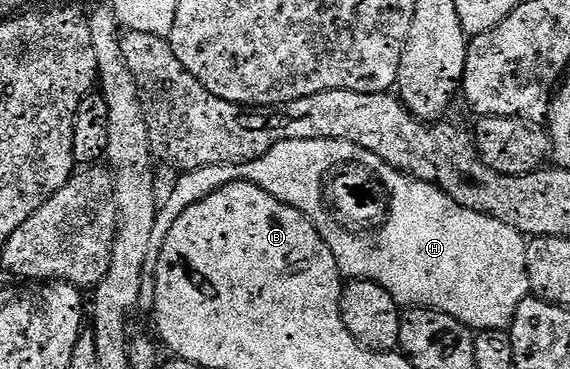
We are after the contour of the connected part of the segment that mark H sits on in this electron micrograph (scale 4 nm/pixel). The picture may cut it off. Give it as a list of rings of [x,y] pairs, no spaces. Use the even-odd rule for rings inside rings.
[[[294,139],[293,141],[280,141],[274,147],[270,147],[270,151],[266,151],[266,155],[262,155],[253,161],[247,161],[241,165],[219,165],[218,167],[198,167],[190,169],[179,174],[180,177],[176,181],[176,186],[168,193],[168,198],[163,198],[162,204],[156,211],[156,222],[154,223],[154,235],[150,235],[150,255],[146,255],[146,267],[142,275],[142,291],[140,292],[140,303],[138,306],[139,312],[151,314],[154,310],[154,287],[156,286],[156,264],[158,263],[158,255],[164,246],[166,235],[170,235],[170,227],[174,227],[174,223],[178,223],[178,215],[182,215],[182,211],[190,211],[190,207],[194,207],[194,203],[202,203],[202,199],[206,199],[206,195],[214,195],[214,191],[218,191],[222,187],[226,187],[235,181],[249,181],[258,187],[262,187],[262,191],[266,191],[270,195],[274,195],[274,199],[278,199],[282,203],[286,203],[290,207],[294,207],[298,211],[302,211],[302,215],[306,215],[306,219],[310,219],[310,223],[314,223],[316,230],[322,235],[322,239],[326,243],[326,247],[330,247],[330,251],[334,255],[334,263],[338,263],[338,271],[341,278],[351,279],[354,281],[373,281],[378,283],[378,287],[382,287],[389,295],[396,300],[396,304],[401,307],[415,307],[426,309],[437,309],[440,313],[453,316],[458,319],[463,325],[467,325],[472,331],[482,329],[508,329],[511,326],[515,309],[520,303],[529,296],[530,290],[528,287],[528,268],[526,267],[526,244],[525,234],[520,233],[514,227],[506,227],[506,223],[498,223],[498,219],[490,219],[481,213],[470,211],[466,207],[462,207],[458,203],[454,203],[454,199],[450,199],[450,195],[446,195],[438,187],[434,187],[425,181],[419,181],[413,177],[408,177],[404,173],[399,173],[394,167],[385,165],[380,162],[378,155],[374,155],[370,151],[366,151],[357,145],[351,145],[345,141],[327,141],[326,139]],[[358,163],[364,163],[370,171],[376,173],[387,173],[390,175],[390,205],[396,205],[396,211],[390,211],[390,219],[386,221],[389,228],[385,232],[378,235],[368,235],[368,239],[362,237],[358,239],[358,225],[354,225],[354,181],[342,181],[342,173],[346,173],[348,177],[354,175],[354,167]]]

